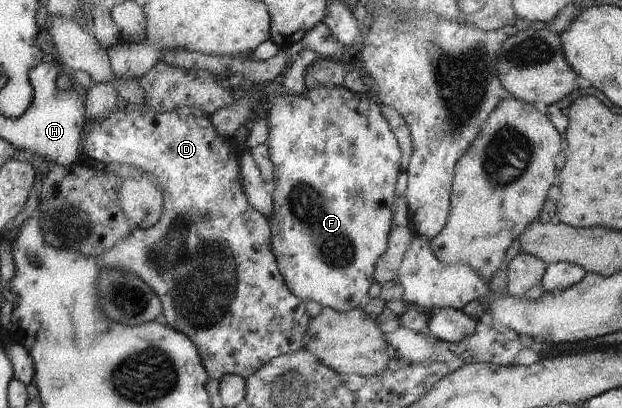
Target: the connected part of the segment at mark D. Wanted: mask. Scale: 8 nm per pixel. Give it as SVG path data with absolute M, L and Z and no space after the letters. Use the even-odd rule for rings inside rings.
M123 103L114 107L114 109L110 109L102 119L87 120L84 141L82 142L82 154L86 157L99 161L101 164L130 165L134 169L144 171L152 181L158 183L164 199L162 215L158 223L146 229L137 228L126 239L118 241L114 247L106 250L106 253L98 258L99 269L100 267L102 269L106 269L106 267L116 269L118 267L120 271L126 271L126 273L132 273L132 275L140 277L158 295L158 299L162 303L163 313L161 321L178 330L178 333L184 333L198 347L198 353L200 353L202 365L204 365L206 373L212 379L216 379L216 381L228 374L236 374L243 378L250 377L252 373L256 373L260 369L260 366L266 365L268 361L272 361L272 358L280 354L290 354L303 349L304 341L302 339L304 339L304 333L306 333L310 321L310 317L306 313L306 302L296 297L288 289L278 269L276 256L271 248L272 232L270 219L264 217L262 213L258 213L250 205L250 202L246 199L246 195L244 195L239 162L243 149L243 145L240 145L234 137L222 137L218 131L214 131L209 115L206 115L204 111L200 111L200 109L196 109L195 107L179 107L174 109L174 111L158 113L158 111L154 111L154 109L147 106L127 105Z

